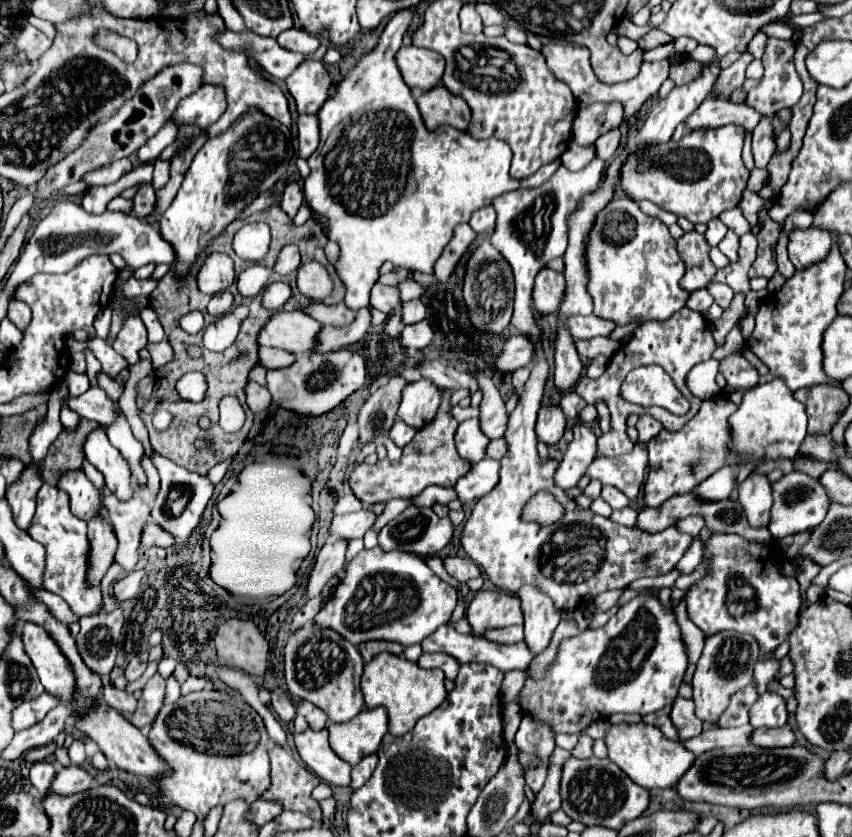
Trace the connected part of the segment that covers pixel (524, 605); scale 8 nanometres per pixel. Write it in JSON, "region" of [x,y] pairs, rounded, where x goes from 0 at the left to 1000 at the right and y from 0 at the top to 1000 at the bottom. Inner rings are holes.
{"region":[[[616,699],[609,704],[614,740],[616,740],[616,768],[623,775],[626,785],[637,780],[644,773],[651,749],[656,747],[658,732],[651,728],[649,718],[637,711],[630,701]]]}

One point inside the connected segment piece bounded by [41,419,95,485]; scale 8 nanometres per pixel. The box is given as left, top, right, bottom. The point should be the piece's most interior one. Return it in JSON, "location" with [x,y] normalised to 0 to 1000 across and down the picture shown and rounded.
{"location":[77,541]}

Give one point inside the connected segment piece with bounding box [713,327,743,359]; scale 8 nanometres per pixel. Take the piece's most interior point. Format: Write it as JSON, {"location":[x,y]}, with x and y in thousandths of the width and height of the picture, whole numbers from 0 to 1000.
{"location":[862,406]}

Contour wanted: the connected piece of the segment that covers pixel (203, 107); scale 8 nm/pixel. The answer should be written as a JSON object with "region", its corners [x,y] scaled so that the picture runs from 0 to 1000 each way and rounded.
{"region":[[[238,102],[229,111],[210,121],[198,145],[205,147],[208,154],[212,154],[215,149],[231,149],[234,154],[243,154],[250,145],[259,140],[264,130],[266,121],[262,114],[262,104]]]}

